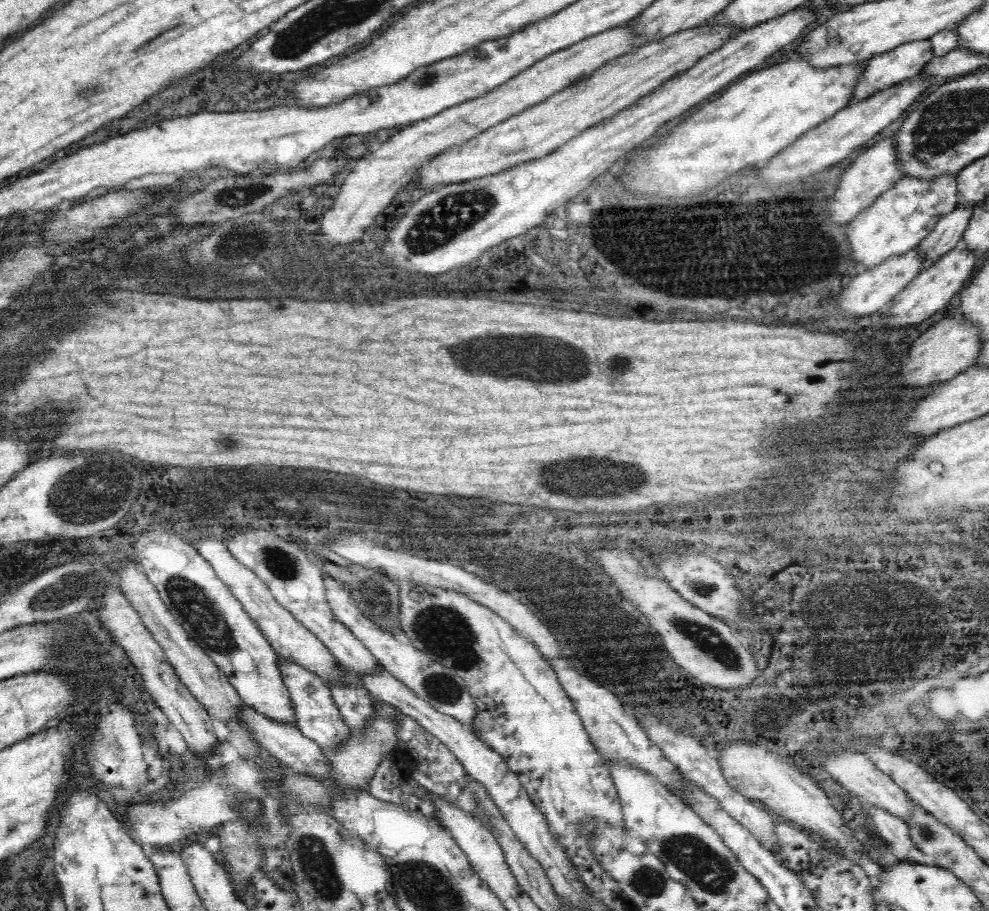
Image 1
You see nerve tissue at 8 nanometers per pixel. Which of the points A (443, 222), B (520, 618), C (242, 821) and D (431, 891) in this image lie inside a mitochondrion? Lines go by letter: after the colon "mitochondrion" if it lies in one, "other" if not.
A: mitochondrion
B: other
C: other
D: mitochondrion

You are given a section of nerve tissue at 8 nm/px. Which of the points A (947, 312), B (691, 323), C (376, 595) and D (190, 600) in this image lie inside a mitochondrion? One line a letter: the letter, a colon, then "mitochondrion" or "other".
A: other
B: other
C: mitochondrion
D: mitochondrion

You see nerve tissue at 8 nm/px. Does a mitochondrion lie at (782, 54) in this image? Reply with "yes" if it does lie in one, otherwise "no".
no

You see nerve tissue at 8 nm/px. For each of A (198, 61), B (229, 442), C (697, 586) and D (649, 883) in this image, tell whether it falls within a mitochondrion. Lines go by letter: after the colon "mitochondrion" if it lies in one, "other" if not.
A: other
B: mitochondrion
C: mitochondrion
D: mitochondrion

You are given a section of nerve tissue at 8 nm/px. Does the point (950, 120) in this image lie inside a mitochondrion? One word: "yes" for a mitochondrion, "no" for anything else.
yes

